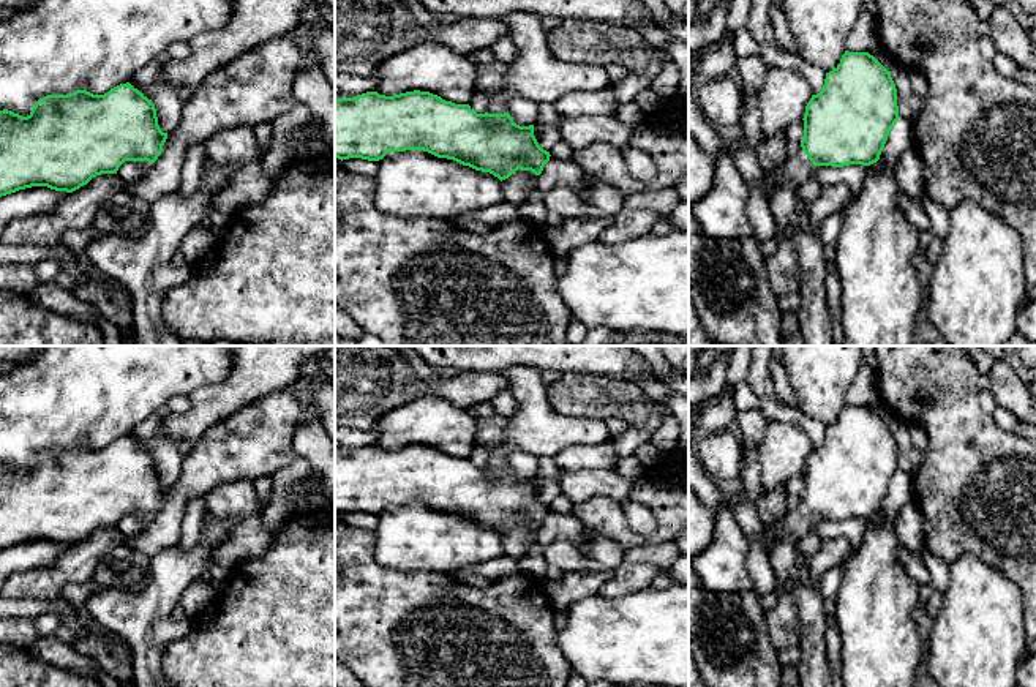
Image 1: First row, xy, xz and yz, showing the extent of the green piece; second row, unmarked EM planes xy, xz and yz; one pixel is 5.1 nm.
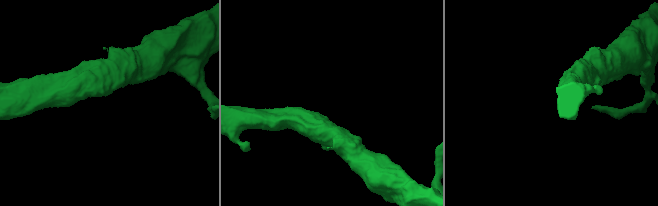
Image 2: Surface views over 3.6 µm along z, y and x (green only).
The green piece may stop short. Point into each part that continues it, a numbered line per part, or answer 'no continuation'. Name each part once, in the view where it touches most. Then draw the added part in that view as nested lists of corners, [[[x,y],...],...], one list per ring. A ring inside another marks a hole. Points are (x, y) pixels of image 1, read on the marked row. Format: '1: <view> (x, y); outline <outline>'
1: xz (536, 75); outline [[[510,13],[502,21],[509,25],[516,57],[509,65],[504,87],[490,96],[488,114],[509,112],[507,103],[516,96],[556,103],[572,92],[599,92],[611,84],[603,66],[556,60],[548,49],[542,17]]]

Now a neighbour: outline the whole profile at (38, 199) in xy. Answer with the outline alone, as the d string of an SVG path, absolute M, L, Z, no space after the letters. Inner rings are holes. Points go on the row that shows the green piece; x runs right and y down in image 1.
M32 186L0 197L0 234L16 218L52 212L66 196L47 186Z

